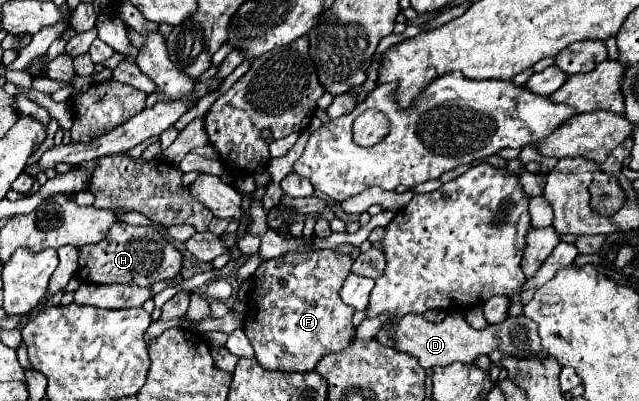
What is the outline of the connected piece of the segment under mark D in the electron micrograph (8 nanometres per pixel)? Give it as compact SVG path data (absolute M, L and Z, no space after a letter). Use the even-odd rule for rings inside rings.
M405 314L393 326L391 340L393 340L393 348L397 352L405 352L405 354L417 358L419 366L423 366L425 370L433 368L433 366L447 366L453 362L471 364L477 356L489 354L495 348L501 348L507 356L517 356L517 358L525 358L525 356L541 352L537 324L533 320L529 320L527 316L507 318L501 324L489 324L485 330L475 330L465 322L465 318L461 314L449 314L439 324L425 320L421 314Z

